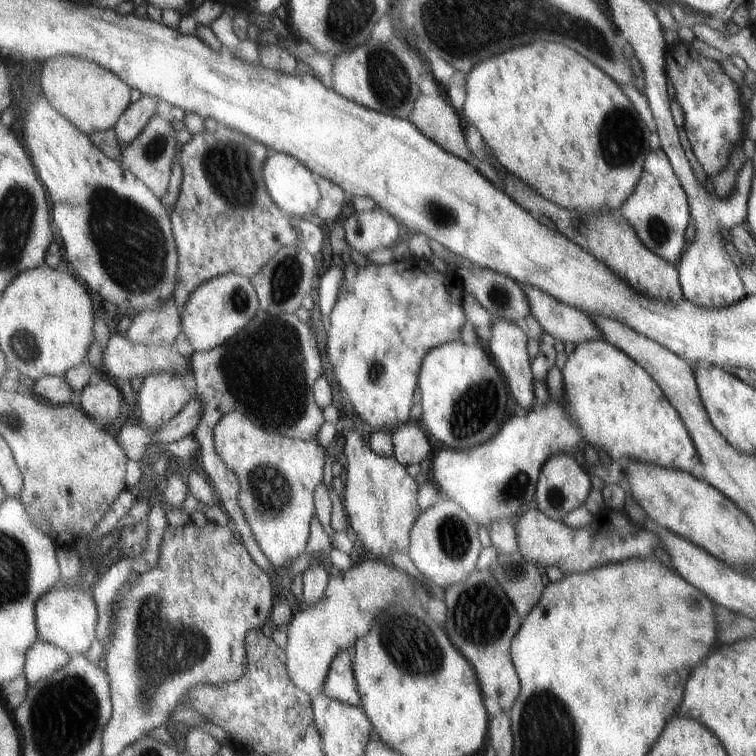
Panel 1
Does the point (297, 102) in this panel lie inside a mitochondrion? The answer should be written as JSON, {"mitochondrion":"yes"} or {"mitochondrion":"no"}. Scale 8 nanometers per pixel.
{"mitochondrion":"no"}

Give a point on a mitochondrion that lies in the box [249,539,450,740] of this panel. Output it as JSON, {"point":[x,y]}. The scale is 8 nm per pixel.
{"point":[416,651]}

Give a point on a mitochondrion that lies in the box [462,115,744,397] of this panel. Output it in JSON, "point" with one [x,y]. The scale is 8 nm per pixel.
{"point":[499,296]}

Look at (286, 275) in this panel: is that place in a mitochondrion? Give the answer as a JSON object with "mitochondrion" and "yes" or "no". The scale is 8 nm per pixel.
{"mitochondrion":"yes"}

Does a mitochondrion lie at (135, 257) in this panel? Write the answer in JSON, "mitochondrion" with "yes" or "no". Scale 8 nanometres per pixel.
{"mitochondrion":"yes"}

